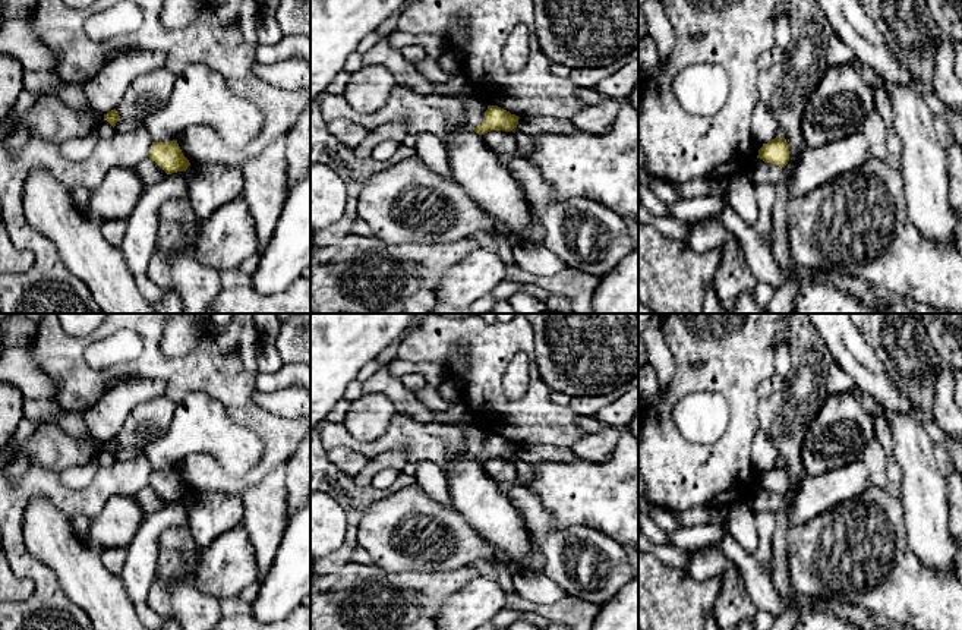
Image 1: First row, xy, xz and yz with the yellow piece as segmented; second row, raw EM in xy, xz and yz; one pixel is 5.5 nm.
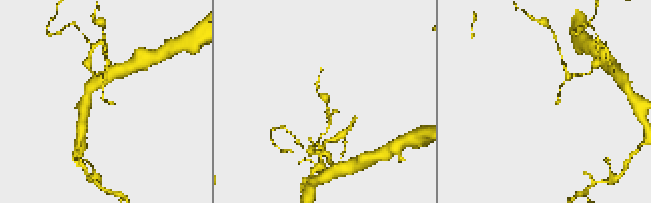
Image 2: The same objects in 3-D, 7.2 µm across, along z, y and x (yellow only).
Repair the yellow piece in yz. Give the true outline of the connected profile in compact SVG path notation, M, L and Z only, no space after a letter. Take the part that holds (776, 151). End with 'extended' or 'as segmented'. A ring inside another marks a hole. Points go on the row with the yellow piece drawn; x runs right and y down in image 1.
M775 138L758 149L757 158L764 163L776 164L783 167L789 161L789 145L785 138Z; as segmented

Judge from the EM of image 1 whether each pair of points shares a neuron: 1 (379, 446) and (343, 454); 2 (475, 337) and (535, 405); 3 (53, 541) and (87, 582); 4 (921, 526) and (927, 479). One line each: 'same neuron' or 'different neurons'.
1: different neurons
2: same neuron
3: same neuron
4: same neuron

